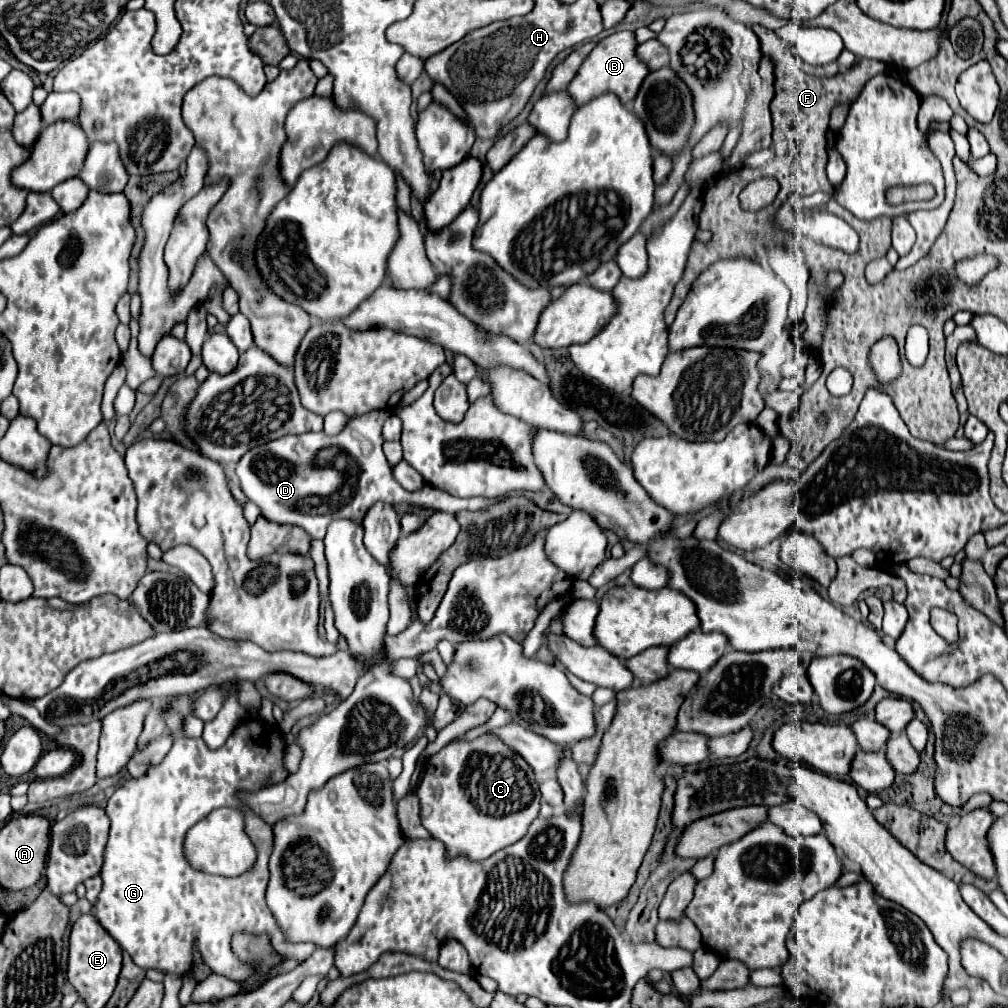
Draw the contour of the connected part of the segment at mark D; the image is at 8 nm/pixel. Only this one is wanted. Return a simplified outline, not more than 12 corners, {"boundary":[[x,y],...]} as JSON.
{"boundary":[[385,410],[327,436],[261,444],[237,462],[261,514],[325,538],[375,502],[443,512],[455,498],[397,484],[381,450]]}

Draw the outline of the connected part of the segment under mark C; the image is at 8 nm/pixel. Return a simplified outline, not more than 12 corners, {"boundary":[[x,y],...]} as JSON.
{"boundary":[[491,734],[429,758],[415,794],[449,858],[537,818],[529,764]]}

